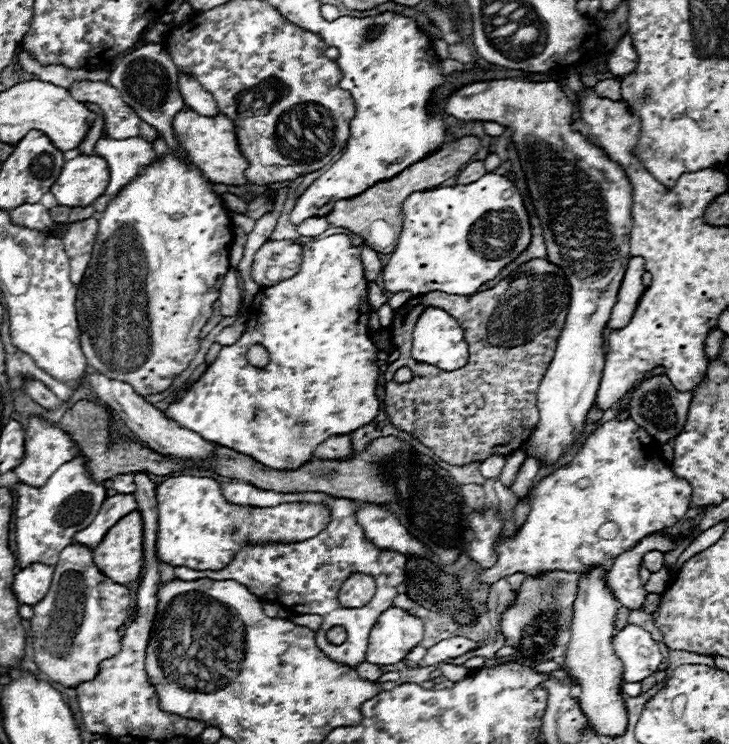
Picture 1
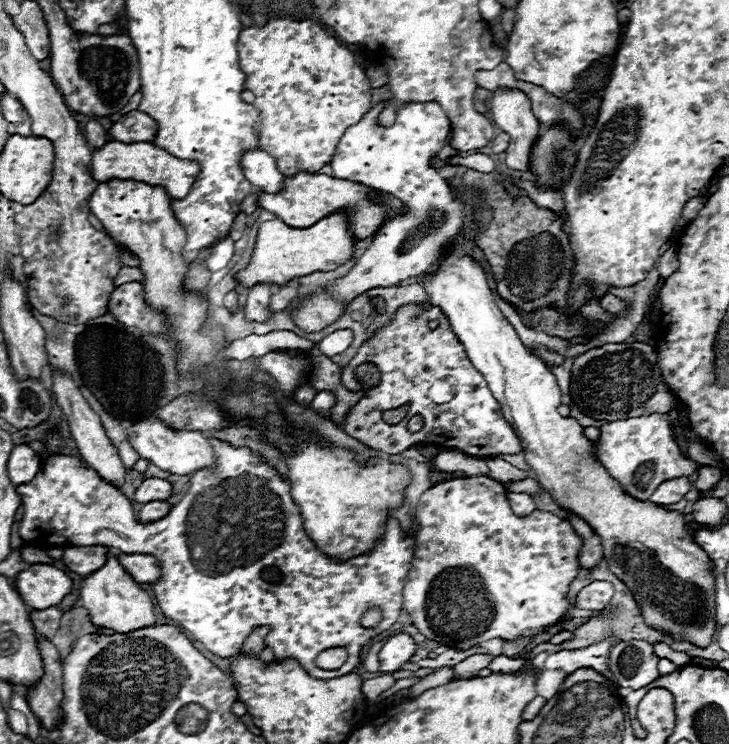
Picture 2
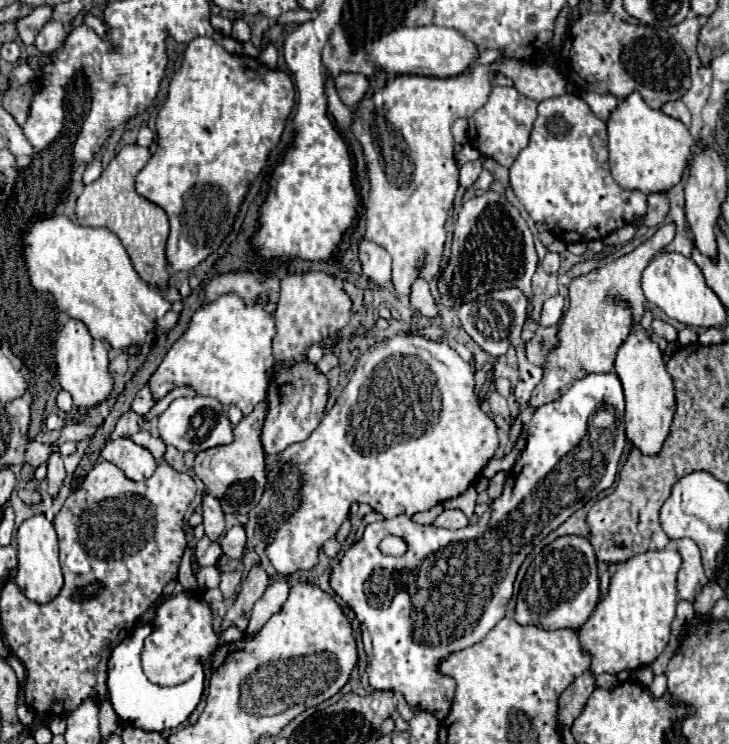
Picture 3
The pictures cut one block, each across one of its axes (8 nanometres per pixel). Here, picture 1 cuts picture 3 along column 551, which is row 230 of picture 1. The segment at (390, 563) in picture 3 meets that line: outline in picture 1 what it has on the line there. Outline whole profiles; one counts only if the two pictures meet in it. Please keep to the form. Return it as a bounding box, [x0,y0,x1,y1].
[382,174,532,296]

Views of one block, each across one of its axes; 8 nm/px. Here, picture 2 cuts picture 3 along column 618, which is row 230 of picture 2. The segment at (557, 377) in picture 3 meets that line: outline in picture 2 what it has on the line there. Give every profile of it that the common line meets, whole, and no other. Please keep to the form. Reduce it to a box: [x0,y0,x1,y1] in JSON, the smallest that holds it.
[234,212,356,288]

